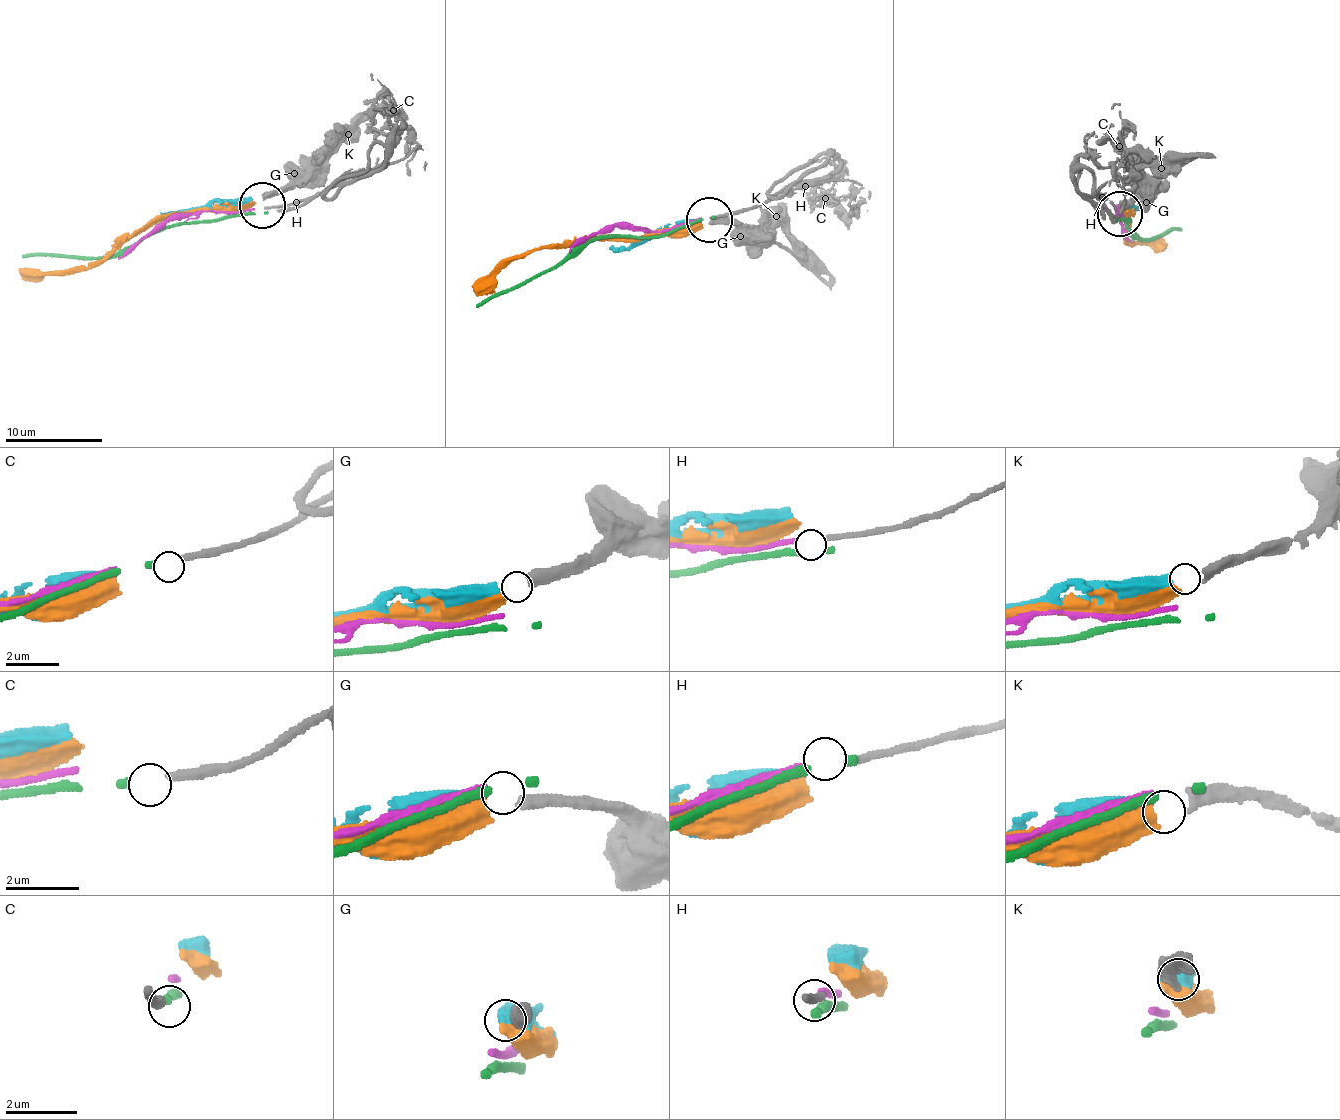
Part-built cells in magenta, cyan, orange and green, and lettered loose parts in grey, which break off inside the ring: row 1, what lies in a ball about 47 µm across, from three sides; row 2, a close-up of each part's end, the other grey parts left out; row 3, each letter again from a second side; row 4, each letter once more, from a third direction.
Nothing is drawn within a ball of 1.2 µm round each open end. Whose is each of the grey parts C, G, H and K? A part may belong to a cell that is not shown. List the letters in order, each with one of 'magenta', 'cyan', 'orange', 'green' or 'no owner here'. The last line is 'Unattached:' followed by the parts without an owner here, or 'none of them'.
C: green
G: cyan
H: magenta
K: orange
Unattached: none of them

